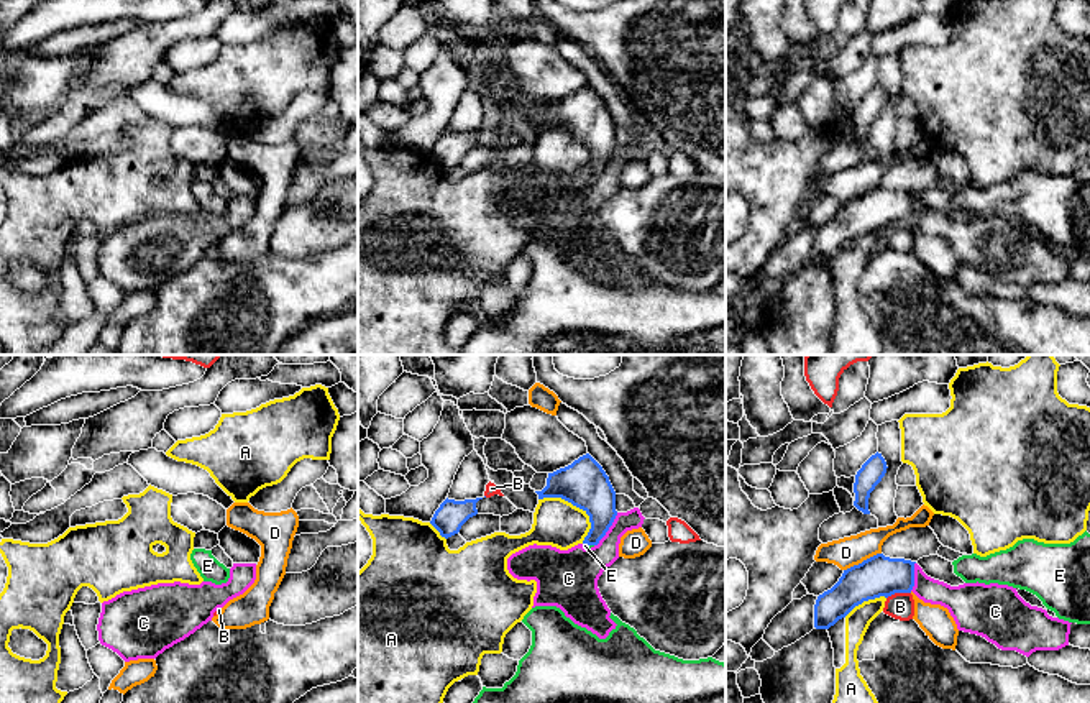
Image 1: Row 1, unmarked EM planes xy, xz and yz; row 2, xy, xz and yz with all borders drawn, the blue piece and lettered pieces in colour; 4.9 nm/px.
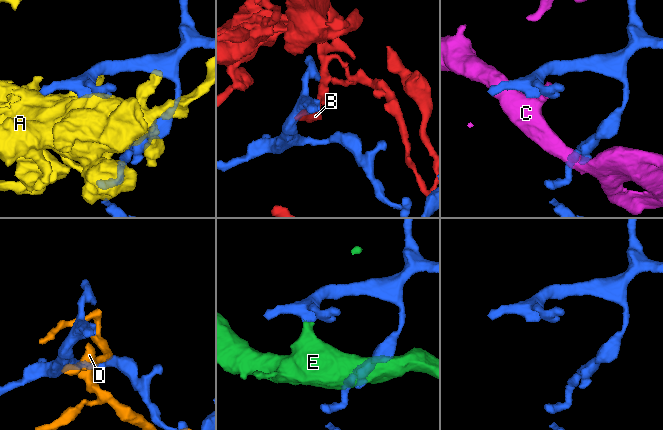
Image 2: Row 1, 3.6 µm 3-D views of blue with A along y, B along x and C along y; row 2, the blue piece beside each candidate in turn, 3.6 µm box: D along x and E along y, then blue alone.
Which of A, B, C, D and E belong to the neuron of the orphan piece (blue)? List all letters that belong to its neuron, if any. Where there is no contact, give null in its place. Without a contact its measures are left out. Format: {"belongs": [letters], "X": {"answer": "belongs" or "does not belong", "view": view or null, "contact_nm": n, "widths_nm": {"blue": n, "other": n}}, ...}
{"belongs": ["E"], "A": {"answer": "does not belong", "view": "xz", "contact_nm": 320, "widths_nm": {"blue": 240, "other": 240}}, "B": {"answer": "does not belong", "view": "yz", "contact_nm": 120, "widths_nm": {"blue": 200, "other": 130}}, "C": {"answer": "does not belong", "view": "xz", "contact_nm": 200, "widths_nm": {"blue": 220, "other": 220}}, "D": {"answer": "does not belong", "view": "yz", "contact_nm": 200, "widths_nm": {"blue": 200, "other": 150}}, "E": {"answer": "belongs", "view": "xz", "contact_nm": 60, "widths_nm": {"blue": 190, "other": 20}}}

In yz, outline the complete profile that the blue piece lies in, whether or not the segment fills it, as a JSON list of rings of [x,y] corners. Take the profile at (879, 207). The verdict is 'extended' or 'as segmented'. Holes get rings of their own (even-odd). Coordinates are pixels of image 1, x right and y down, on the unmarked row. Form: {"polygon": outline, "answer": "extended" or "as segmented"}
{"polygon": [[[877,186],[859,197],[844,202],[839,214],[818,228],[814,237],[814,260],[829,261],[863,233],[895,225],[911,225],[914,218],[914,195]]], "answer": "as segmented"}

